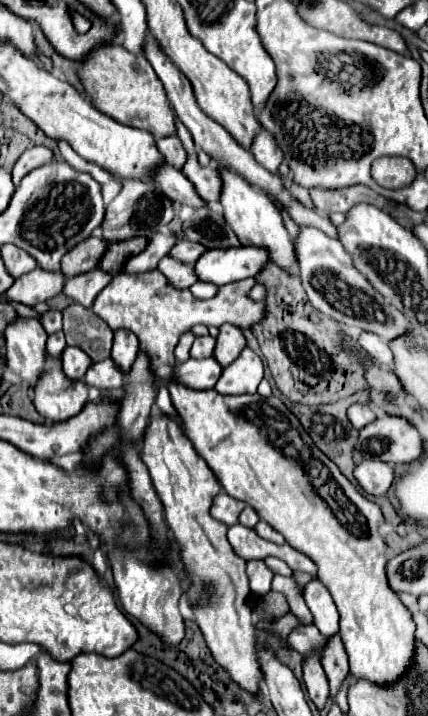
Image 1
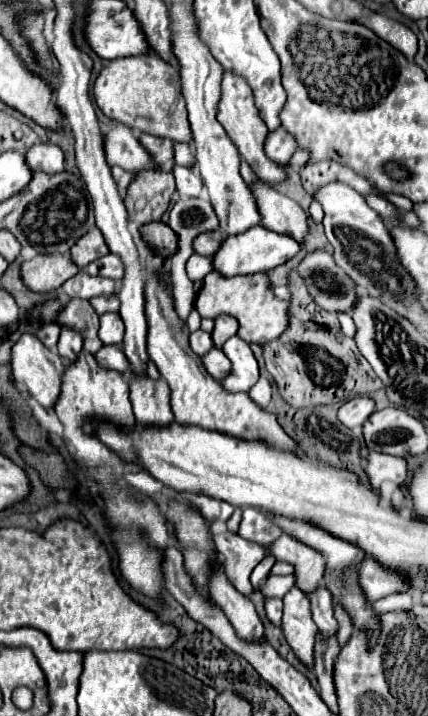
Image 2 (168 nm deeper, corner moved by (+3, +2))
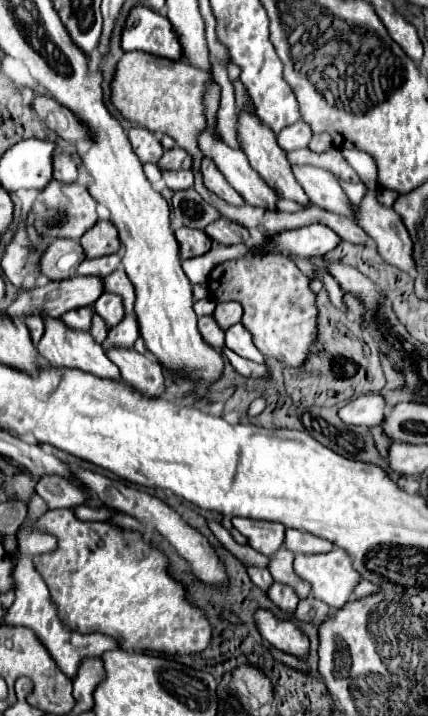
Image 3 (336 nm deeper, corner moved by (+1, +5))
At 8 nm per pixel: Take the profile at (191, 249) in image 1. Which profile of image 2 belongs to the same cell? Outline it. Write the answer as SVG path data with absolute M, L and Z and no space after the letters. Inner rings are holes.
M221 231L201 233L193 241L193 247L195 247L195 253L199 253L199 255L215 255L217 249L221 247L221 241L225 241L225 233L221 233Z

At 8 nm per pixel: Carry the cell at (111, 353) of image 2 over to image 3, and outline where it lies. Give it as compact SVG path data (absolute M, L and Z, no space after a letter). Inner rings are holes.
M125 316L123 322L119 326L115 326L115 330L109 330L105 342L103 342L103 350L111 350L115 346L119 348L133 348L135 340L139 338L139 326L135 322L135 316Z

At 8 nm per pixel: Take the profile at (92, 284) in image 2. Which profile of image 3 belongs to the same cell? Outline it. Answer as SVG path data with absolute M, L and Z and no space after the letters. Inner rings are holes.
M119 268L115 274L109 274L107 278L103 278L103 292L111 292L123 298L123 306L125 312L131 314L133 312L133 302L135 302L135 290L131 286L131 280L127 278L125 270Z

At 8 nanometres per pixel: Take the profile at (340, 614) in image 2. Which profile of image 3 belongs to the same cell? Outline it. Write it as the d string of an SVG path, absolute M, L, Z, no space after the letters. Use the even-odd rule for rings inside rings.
M335 548L335 550L327 552L327 554L295 556L293 570L295 570L295 574L299 578L305 578L313 586L313 596L317 600L329 604L333 610L341 610L345 604L349 604L353 600L355 586L361 582L359 572L353 568L351 556L345 550L341 550L341 548Z

